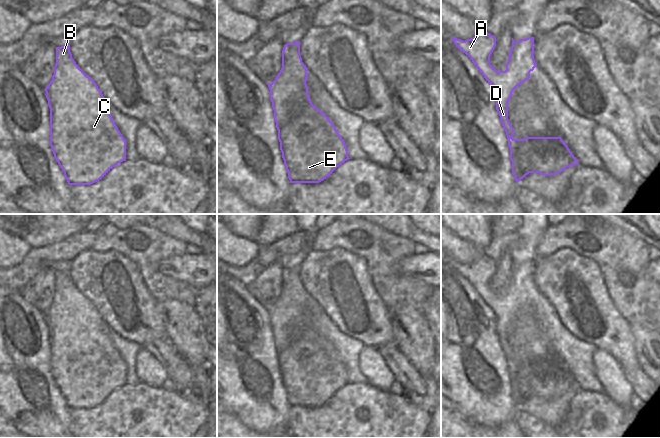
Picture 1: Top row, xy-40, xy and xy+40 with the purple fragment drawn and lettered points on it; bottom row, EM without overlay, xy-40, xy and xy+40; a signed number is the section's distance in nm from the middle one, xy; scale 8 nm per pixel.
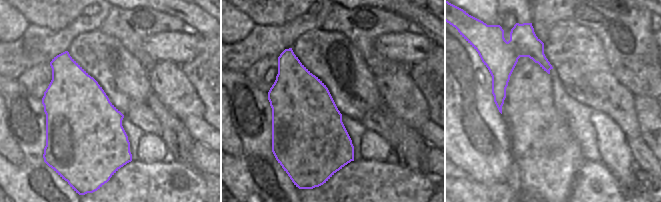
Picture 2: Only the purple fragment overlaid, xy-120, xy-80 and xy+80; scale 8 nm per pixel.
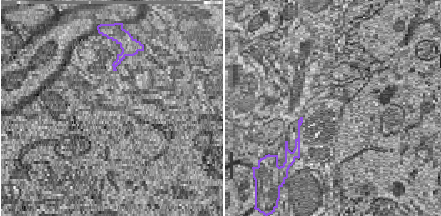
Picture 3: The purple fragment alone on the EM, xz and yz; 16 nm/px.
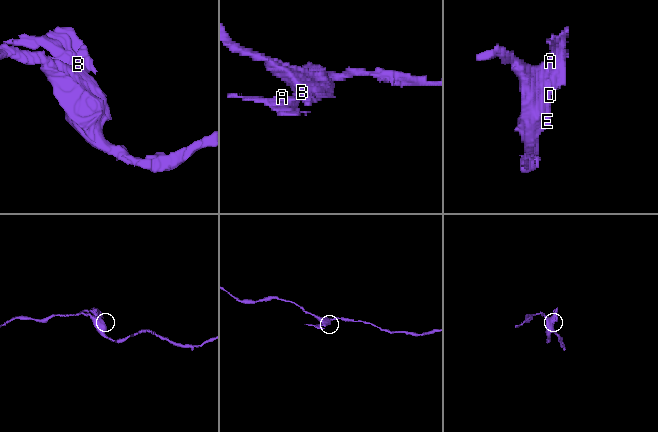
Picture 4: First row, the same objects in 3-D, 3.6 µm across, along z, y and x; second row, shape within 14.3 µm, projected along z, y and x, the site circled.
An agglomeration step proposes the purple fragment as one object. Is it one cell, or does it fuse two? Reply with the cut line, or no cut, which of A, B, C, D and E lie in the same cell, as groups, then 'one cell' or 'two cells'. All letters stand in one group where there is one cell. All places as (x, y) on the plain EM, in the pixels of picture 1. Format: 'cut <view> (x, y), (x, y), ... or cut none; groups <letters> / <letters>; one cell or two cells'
cut xy+40 (499, 296), (496, 315); groups A / B C D E; two cells

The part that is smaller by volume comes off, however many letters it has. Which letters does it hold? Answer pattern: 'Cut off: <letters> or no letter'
Cut off: A

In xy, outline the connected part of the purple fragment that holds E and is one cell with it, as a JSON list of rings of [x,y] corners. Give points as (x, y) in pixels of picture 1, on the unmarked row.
[[[300,265],[287,267],[282,274],[282,292],[269,310],[280,374],[290,407],[319,407],[331,399],[337,391],[350,383],[346,368],[334,348],[325,337],[312,328],[308,320],[307,295],[308,292],[302,286],[300,280]]]

